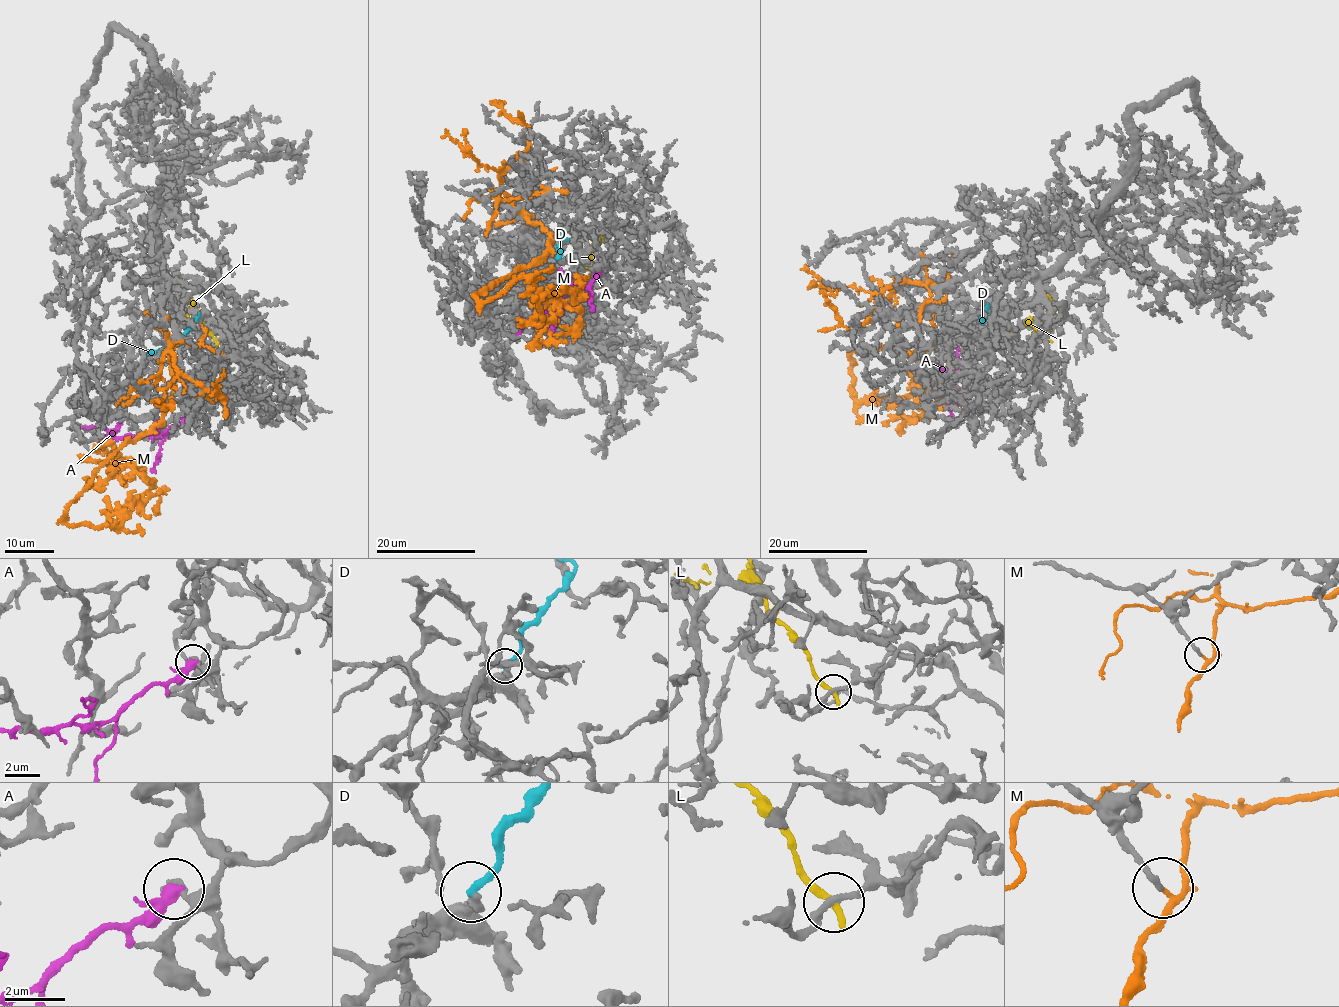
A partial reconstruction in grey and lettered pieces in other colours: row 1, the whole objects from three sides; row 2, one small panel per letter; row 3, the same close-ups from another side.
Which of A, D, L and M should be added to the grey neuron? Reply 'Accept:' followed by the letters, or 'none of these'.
Accept: none of these

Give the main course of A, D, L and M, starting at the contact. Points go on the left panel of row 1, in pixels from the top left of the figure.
A: (187, 417), (165, 432), (144, 437), (131, 435), (125, 438), (114, 436), (98, 426), (82, 427)
D: (142, 351), (168, 350), (200, 312)
L: (216, 340), (193, 308), (192, 300), (185, 296), (181, 300), (189, 321), (193, 320)
M: (142, 394), (169, 341), (172, 400), (68, 524), (143, 502), (154, 484), (114, 456)

